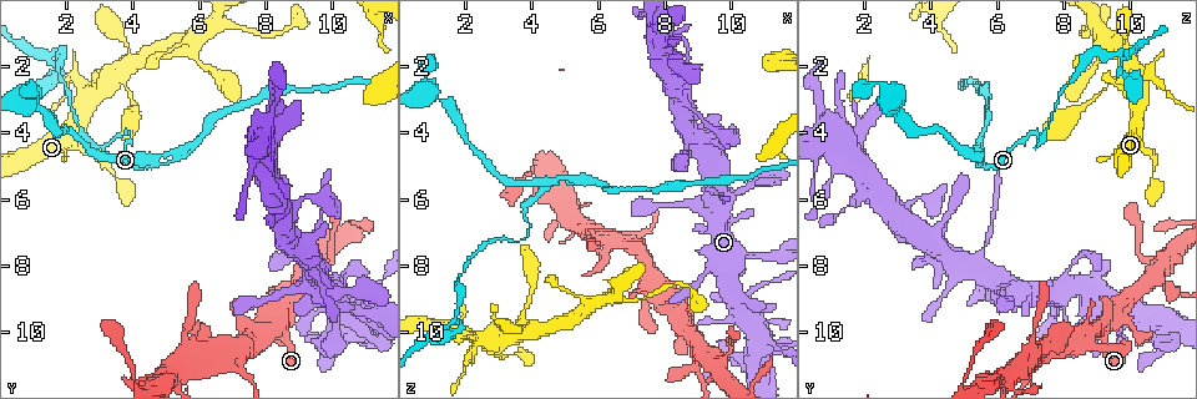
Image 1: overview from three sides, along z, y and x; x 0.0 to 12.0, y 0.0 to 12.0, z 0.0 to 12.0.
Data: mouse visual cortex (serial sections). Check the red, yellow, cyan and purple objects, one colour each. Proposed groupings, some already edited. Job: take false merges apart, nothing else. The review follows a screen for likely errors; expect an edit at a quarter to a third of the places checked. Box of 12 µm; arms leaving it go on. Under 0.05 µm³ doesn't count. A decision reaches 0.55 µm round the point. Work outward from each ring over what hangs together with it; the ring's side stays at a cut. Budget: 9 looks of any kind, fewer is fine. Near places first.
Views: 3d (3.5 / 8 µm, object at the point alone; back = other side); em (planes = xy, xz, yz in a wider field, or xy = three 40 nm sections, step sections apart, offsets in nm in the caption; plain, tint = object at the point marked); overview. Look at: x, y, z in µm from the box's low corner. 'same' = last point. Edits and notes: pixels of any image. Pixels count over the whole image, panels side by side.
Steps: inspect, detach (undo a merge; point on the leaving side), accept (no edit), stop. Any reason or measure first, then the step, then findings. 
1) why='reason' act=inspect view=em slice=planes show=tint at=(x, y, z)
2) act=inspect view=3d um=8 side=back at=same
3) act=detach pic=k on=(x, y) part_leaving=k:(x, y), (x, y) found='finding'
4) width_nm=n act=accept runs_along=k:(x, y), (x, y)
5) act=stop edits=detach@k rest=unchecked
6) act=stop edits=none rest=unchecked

why='sharp bend' act=inspect view=3d um=3.5 at=(3.9, 4.0, 7.1)

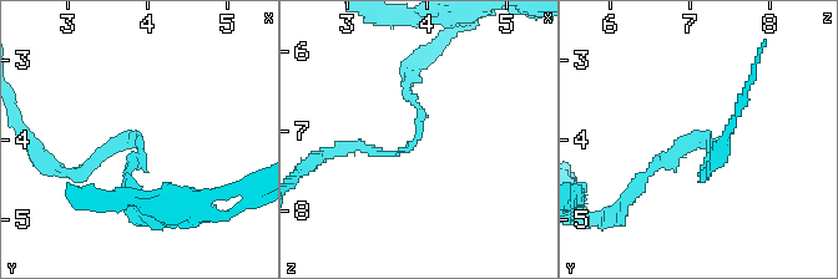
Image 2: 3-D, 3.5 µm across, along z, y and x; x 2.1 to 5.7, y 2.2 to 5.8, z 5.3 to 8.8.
arm_widths_nm=150,150 act=inspect view=em slice=xy step=2 show=plain at=(3.95, 4.10, 7.05)

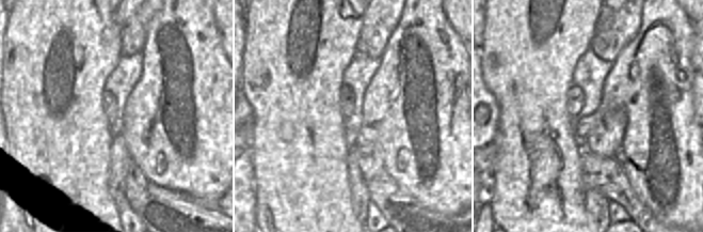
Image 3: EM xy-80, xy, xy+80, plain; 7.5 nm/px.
act=inspect view=em slice=xy step=2 show=tint at=same

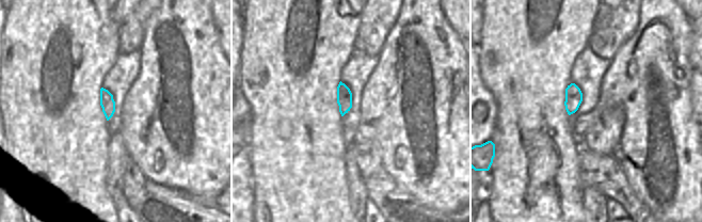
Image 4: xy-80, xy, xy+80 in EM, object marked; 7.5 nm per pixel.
act=accept runs_along=2:(408, 75), (419, 136), (400, 152), (351, 146) found='all the same cell'

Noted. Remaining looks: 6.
why='a fork' act=inspect view=3d um=3.5 at=(4.5, 4.9, 5.4)

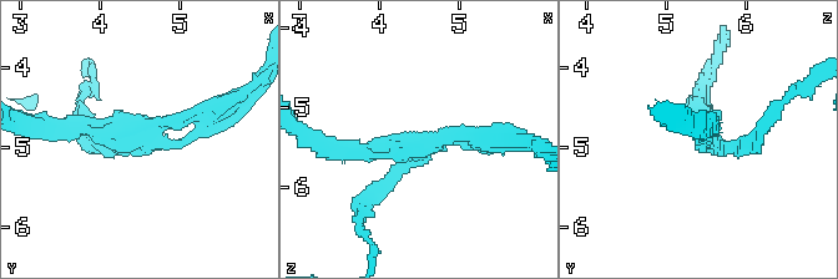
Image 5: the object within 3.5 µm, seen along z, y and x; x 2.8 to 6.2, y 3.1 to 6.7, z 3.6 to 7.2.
act=inspect view=em slice=xy step=3 show=plain at=(4.55, 4.90, 5.50)

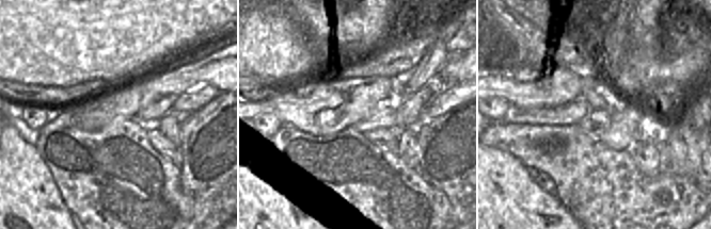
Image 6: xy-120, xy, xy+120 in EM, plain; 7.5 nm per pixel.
act=inspect view=em slice=xy step=3 show=tint at=same

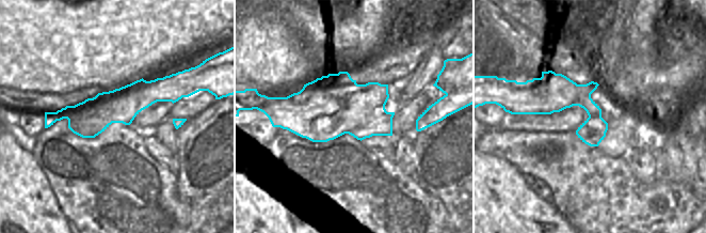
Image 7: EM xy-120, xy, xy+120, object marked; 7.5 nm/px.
arms=3 arm_widths_nm=200,200,200 act=accept runs_along=7:(177, 89), (47, 124) found='continuous, no second cell'

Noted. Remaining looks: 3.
why='sharp bend' act=inspect view=3d um=3.5 at=(1.6, 1.7, 9.7)

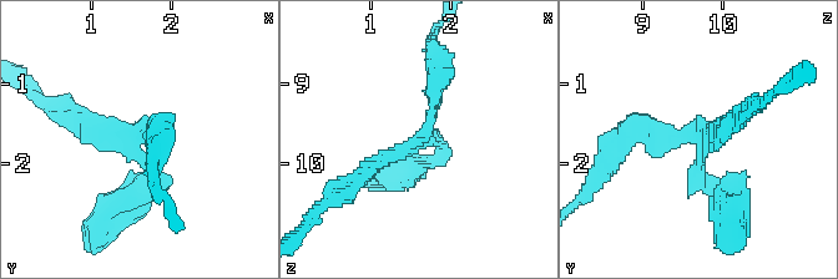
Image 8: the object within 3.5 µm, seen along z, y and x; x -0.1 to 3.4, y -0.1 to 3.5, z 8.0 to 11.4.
act=inspect view=em slice=xy step=5 show=tint at=(1.60, 1.65, 9.70)

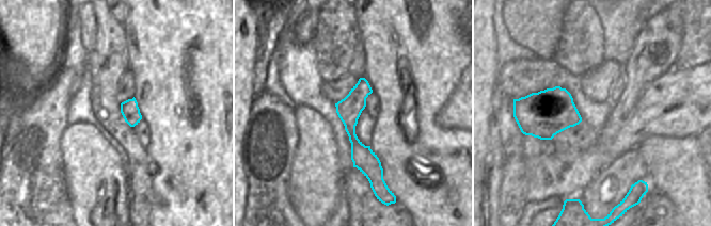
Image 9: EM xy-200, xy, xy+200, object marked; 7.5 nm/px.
act=accept runs_along=9:(362, 80), (350, 131), (372, 180) found='one cell here'

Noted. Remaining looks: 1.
act=stop edits=none rest=unchecked

